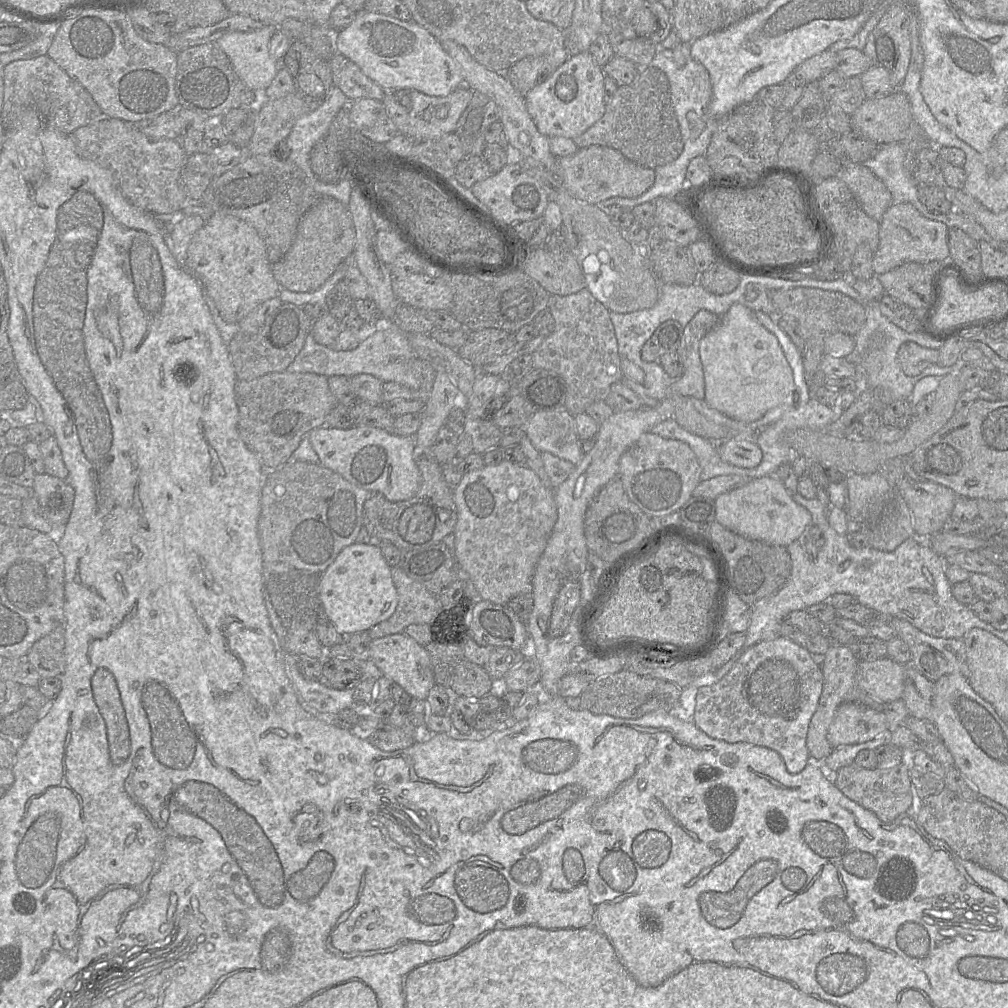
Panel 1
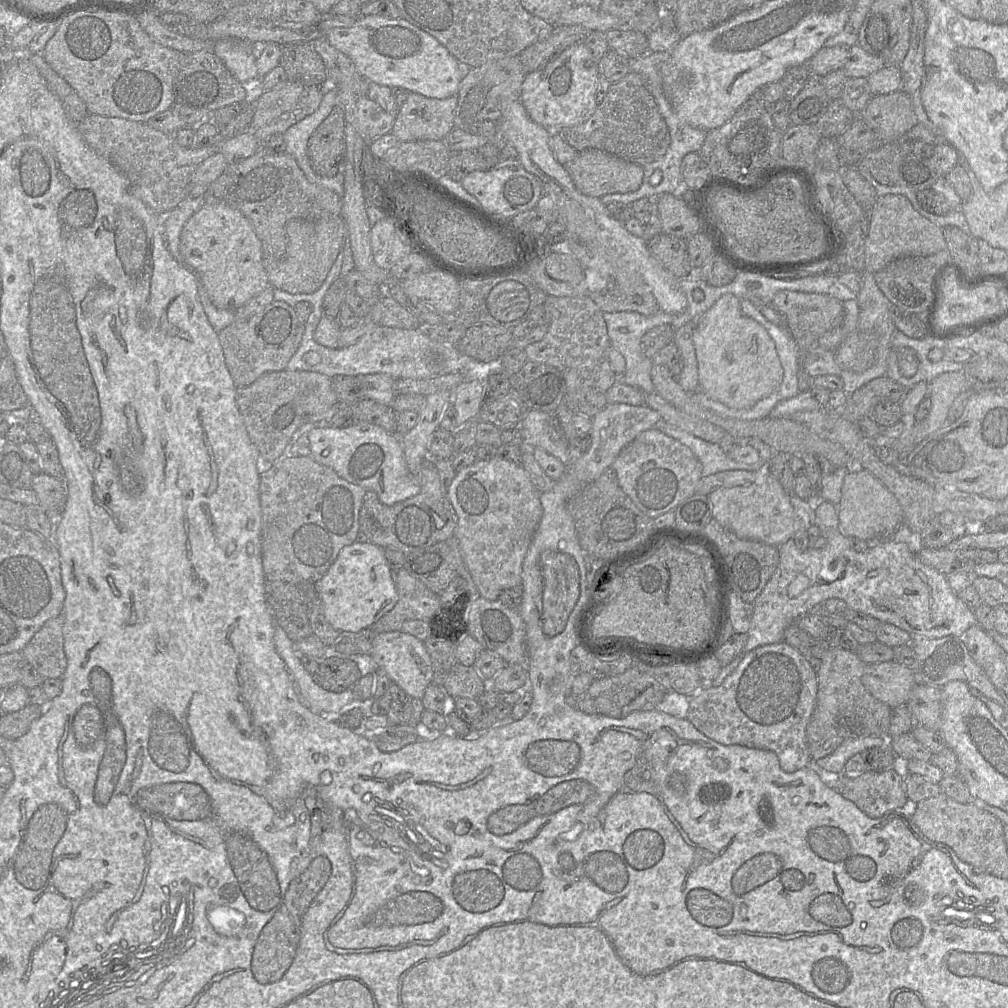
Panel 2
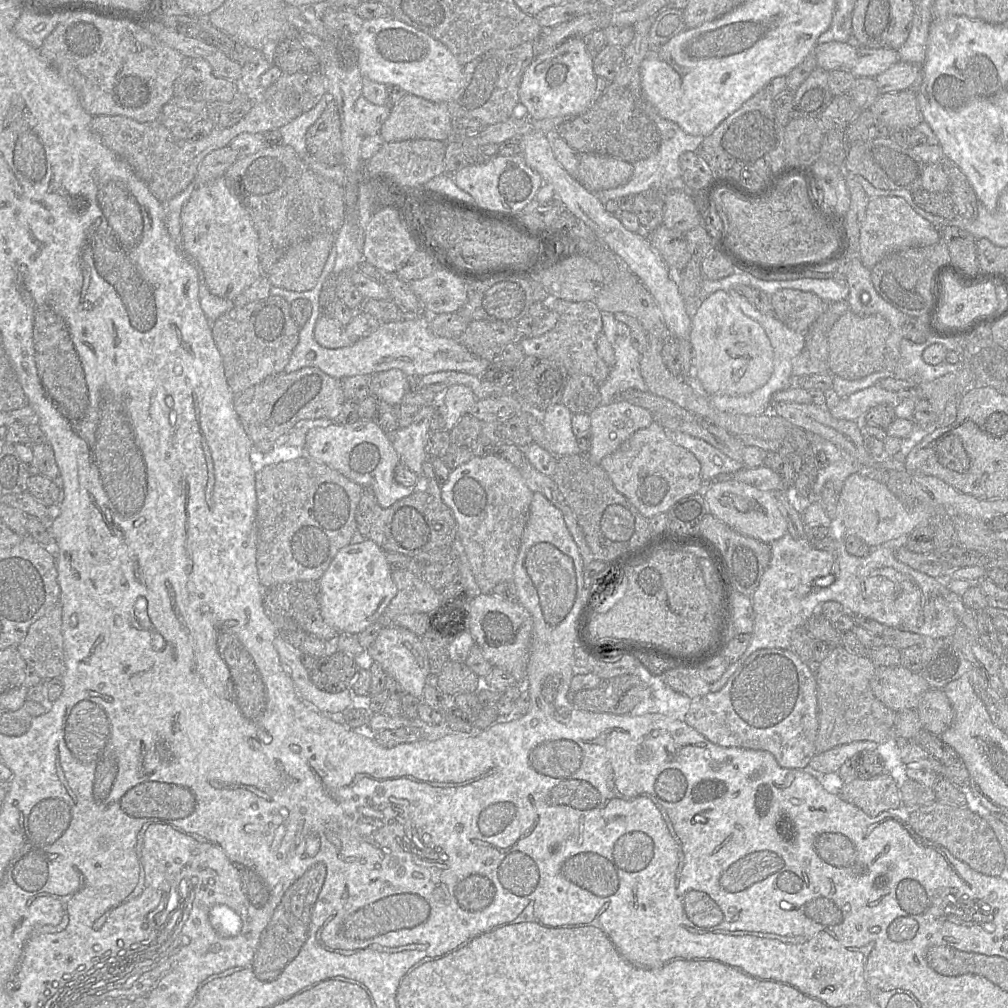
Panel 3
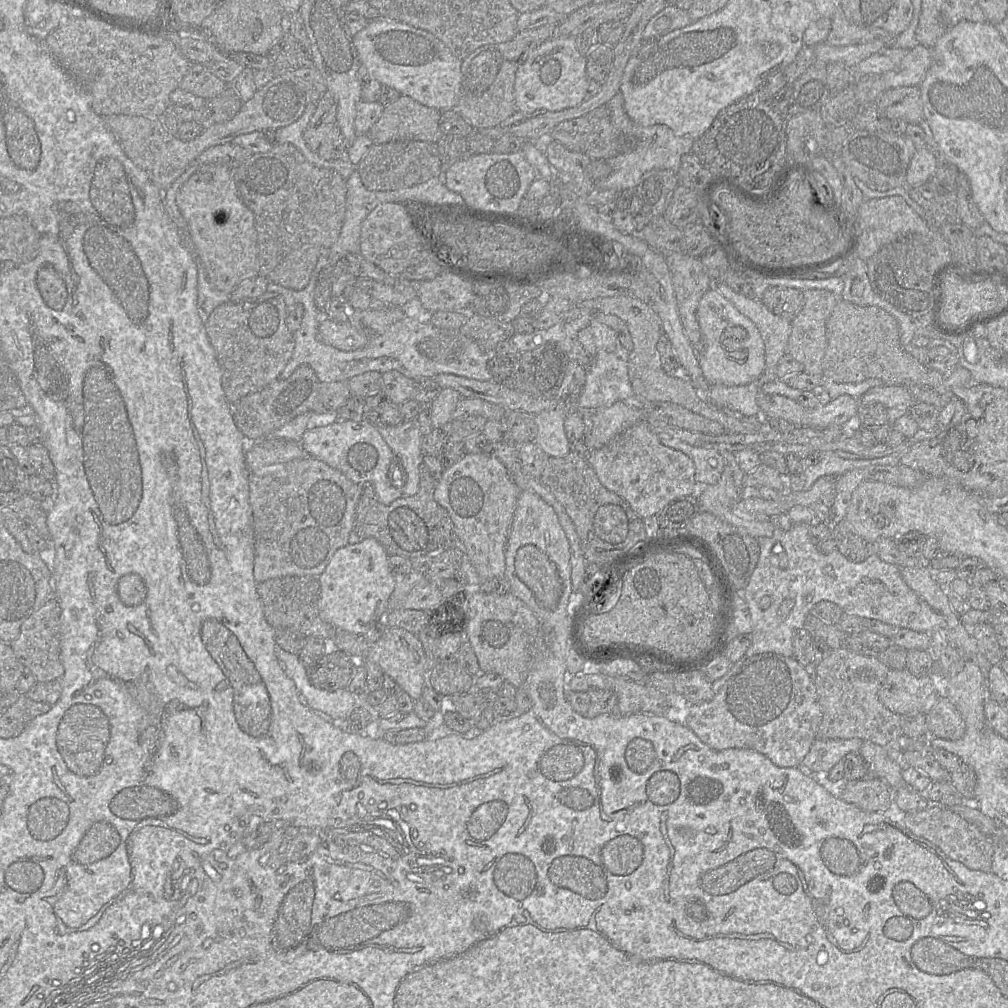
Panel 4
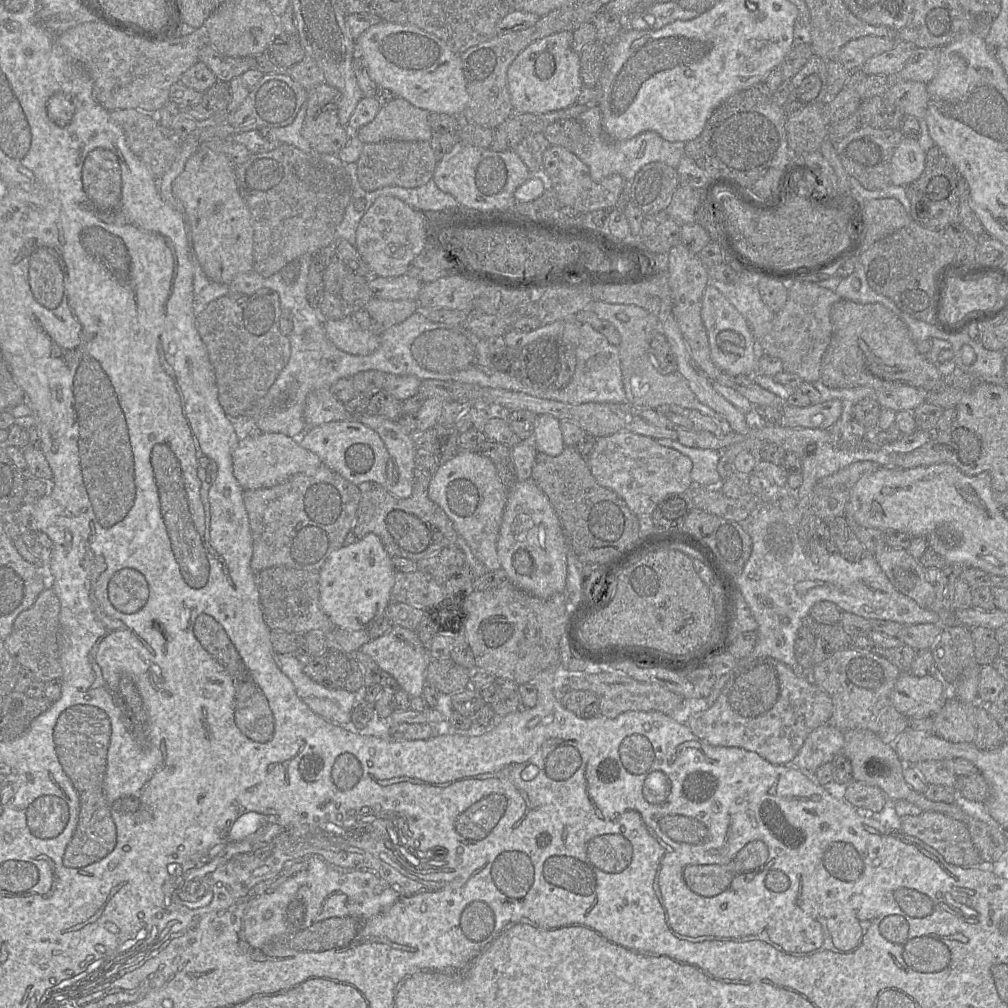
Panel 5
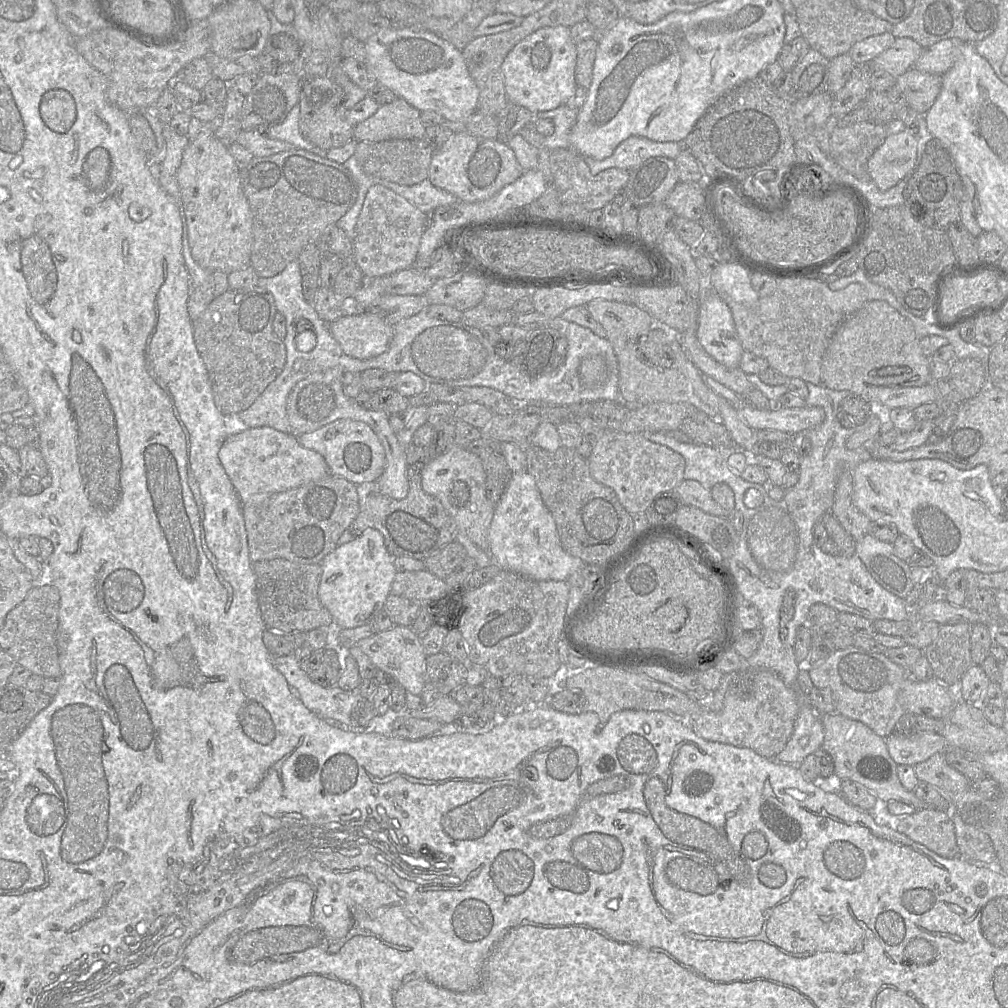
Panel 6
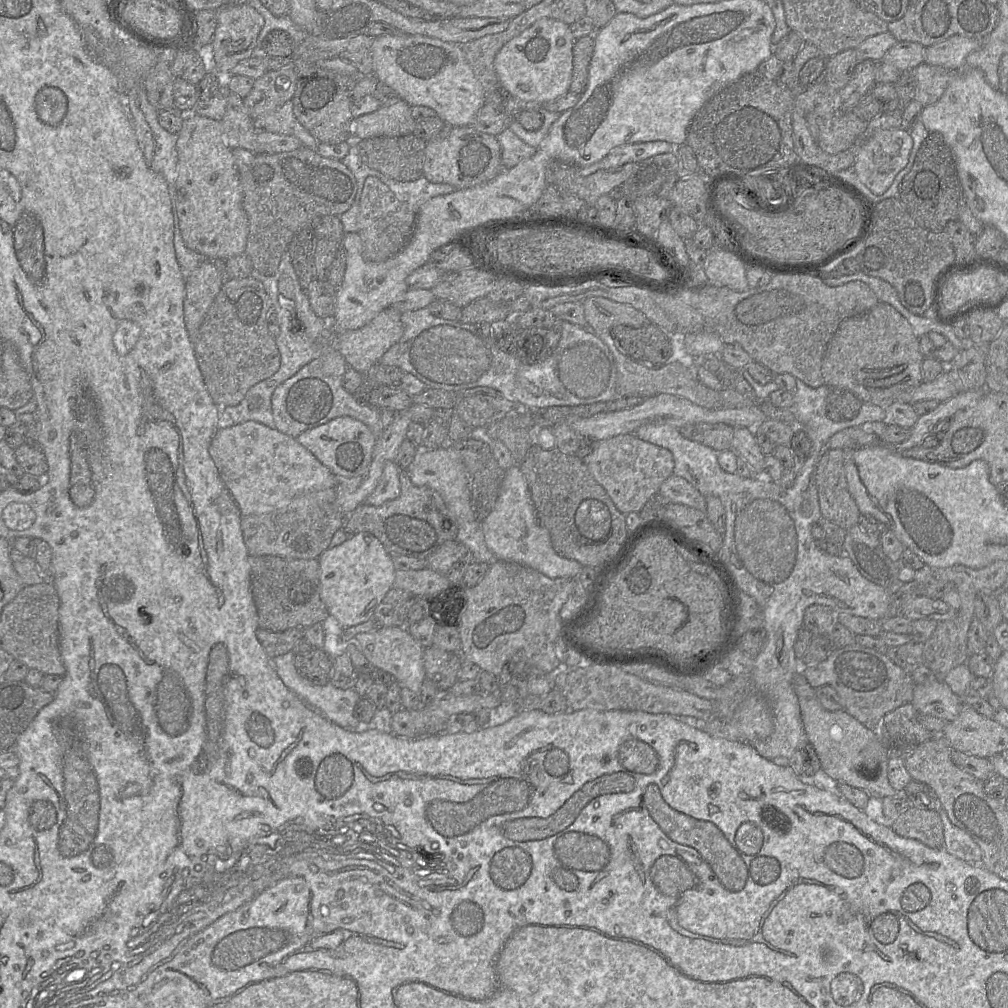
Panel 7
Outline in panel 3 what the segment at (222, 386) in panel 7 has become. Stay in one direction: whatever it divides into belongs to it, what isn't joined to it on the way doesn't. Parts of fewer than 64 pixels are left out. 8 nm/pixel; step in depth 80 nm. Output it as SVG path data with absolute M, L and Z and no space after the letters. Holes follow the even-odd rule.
M281 296L254 301L242 307L234 307L221 315L211 326L214 342L222 356L227 383L234 395L262 382L267 377L284 372L298 344L300 328L290 311L290 304Z

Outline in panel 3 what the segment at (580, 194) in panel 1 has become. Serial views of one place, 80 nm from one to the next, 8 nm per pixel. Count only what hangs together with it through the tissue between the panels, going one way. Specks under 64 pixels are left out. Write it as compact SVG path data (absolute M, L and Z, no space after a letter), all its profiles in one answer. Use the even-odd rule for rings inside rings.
M581 154L576 179L589 191L616 188L626 184L633 174L633 165L607 155Z

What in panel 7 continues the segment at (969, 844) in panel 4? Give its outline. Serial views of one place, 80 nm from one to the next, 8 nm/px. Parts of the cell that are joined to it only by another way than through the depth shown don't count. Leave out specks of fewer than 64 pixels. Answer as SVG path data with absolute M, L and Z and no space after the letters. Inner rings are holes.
M910 806L894 820L892 830L931 848L939 849L944 845L943 823L936 810Z

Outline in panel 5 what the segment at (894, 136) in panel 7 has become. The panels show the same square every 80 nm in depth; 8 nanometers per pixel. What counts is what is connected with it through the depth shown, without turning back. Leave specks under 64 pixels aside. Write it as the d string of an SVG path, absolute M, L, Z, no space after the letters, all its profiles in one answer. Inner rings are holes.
M903 137L891 159L891 184L908 186L925 168L926 151L917 139Z

